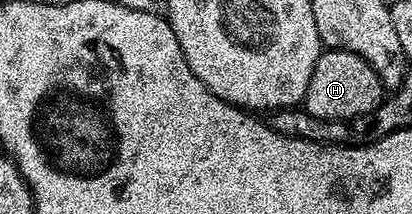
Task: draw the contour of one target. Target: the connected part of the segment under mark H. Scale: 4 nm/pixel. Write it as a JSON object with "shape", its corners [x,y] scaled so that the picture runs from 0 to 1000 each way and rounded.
{"shape":[[[789,224],[772,294],[762,294],[733,505],[738,523],[772,556],[847,565],[891,528],[910,528],[915,500],[932,477],[934,449],[937,421],[908,313],[898,313],[898,294],[879,276],[879,257],[837,229]]]}

